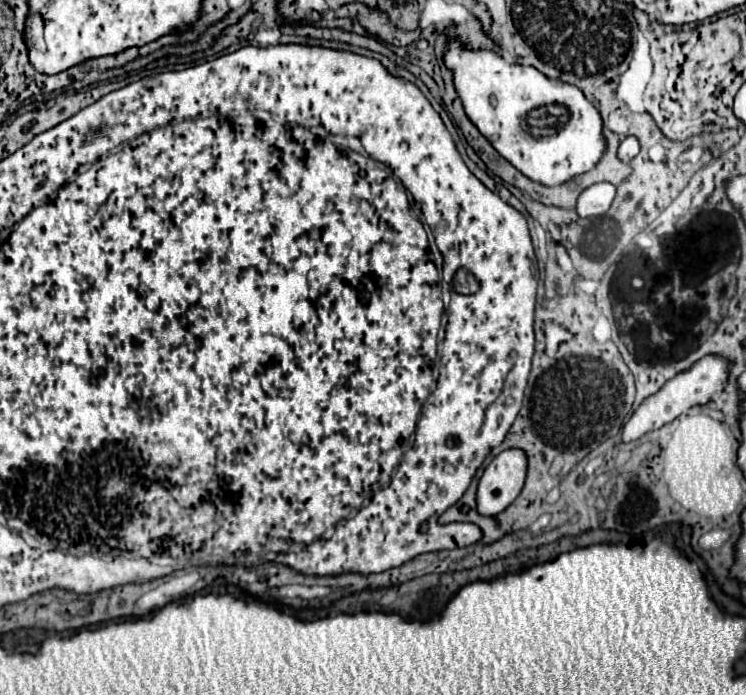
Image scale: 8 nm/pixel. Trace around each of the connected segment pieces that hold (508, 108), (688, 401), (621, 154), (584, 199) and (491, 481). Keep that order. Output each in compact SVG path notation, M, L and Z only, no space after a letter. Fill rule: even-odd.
M457 41L447 47L445 65L453 71L467 117L525 177L553 187L599 163L605 151L603 121L577 87L545 79L535 67L509 65L495 51L467 51ZM545 105L561 105L567 115L561 117L561 109L541 109Z
M707 355L705 359L697 361L689 371L683 371L675 379L667 381L661 391L657 391L649 399L645 399L641 403L641 407L631 415L631 419L623 427L623 441L635 441L643 433L659 429L663 423L673 421L675 417L679 417L691 405L703 405L709 399L721 397L723 395L723 383L727 379L727 371L729 371L729 363L727 361L723 361L717 355Z
M625 137L625 139L621 141L619 149L617 149L617 157L619 157L623 163L629 163L637 153L639 153L639 143L637 143L637 139L633 139L633 137Z
M595 183L587 189L581 191L577 197L575 211L579 217L593 217L593 215L603 215L611 207L615 199L615 185L611 183Z
M501 451L483 471L477 487L477 511L497 515L507 509L523 489L527 459L523 451Z

